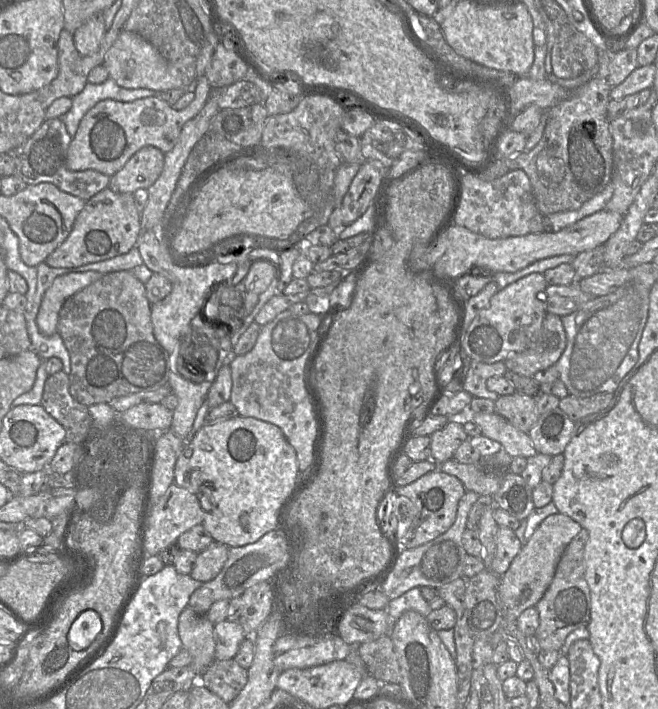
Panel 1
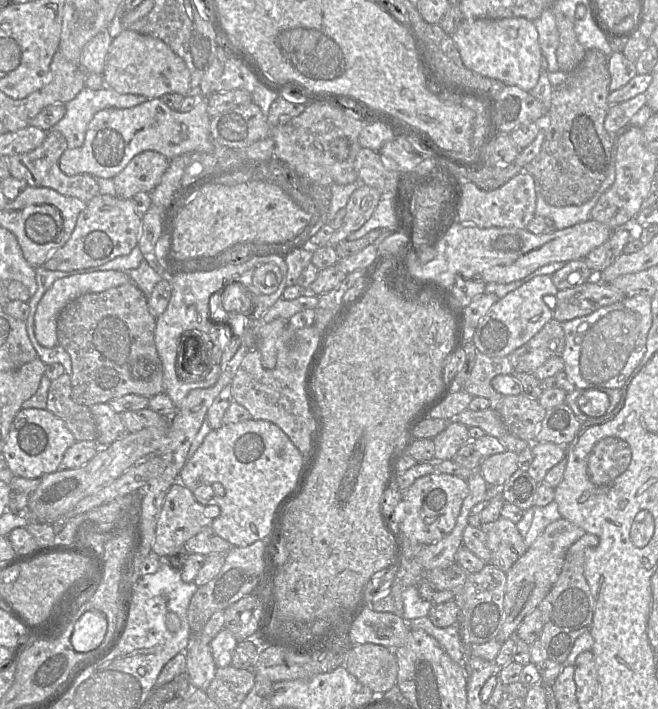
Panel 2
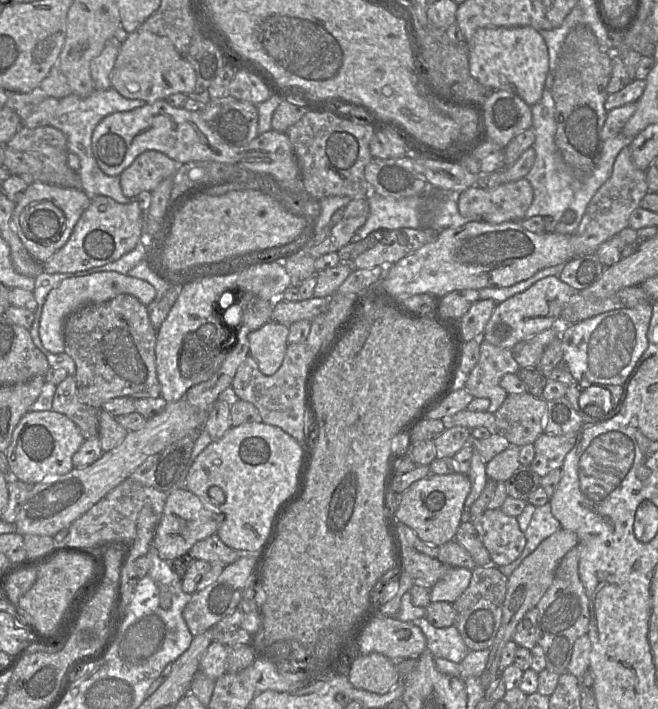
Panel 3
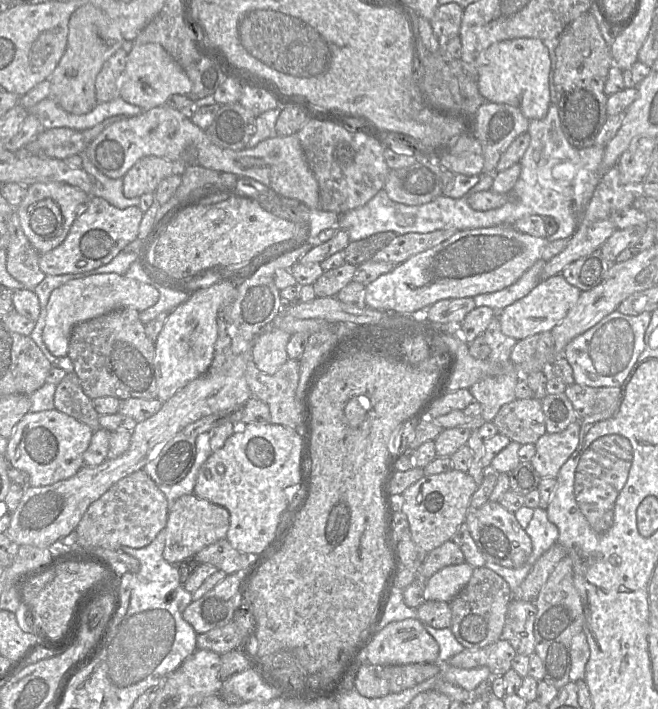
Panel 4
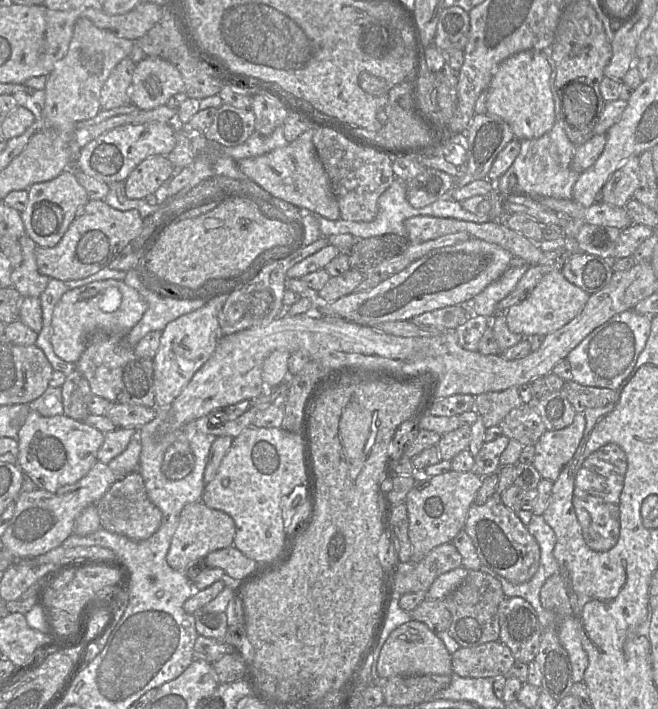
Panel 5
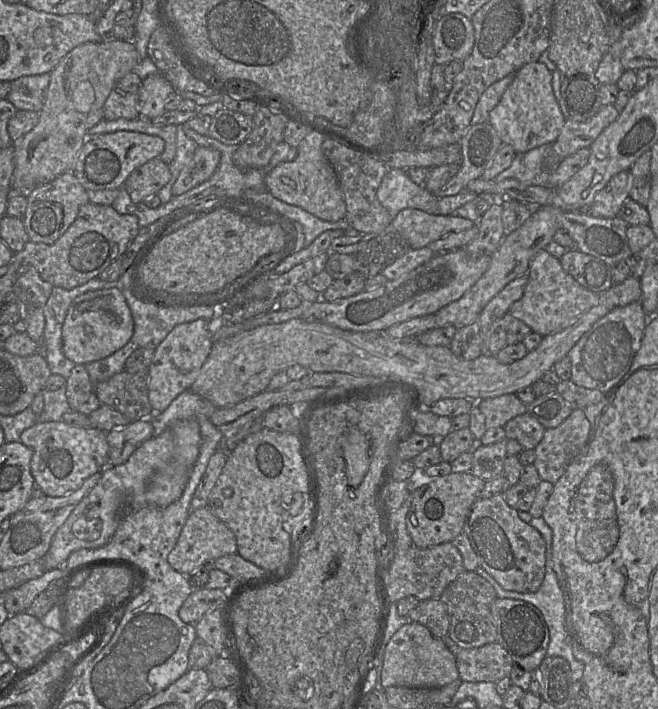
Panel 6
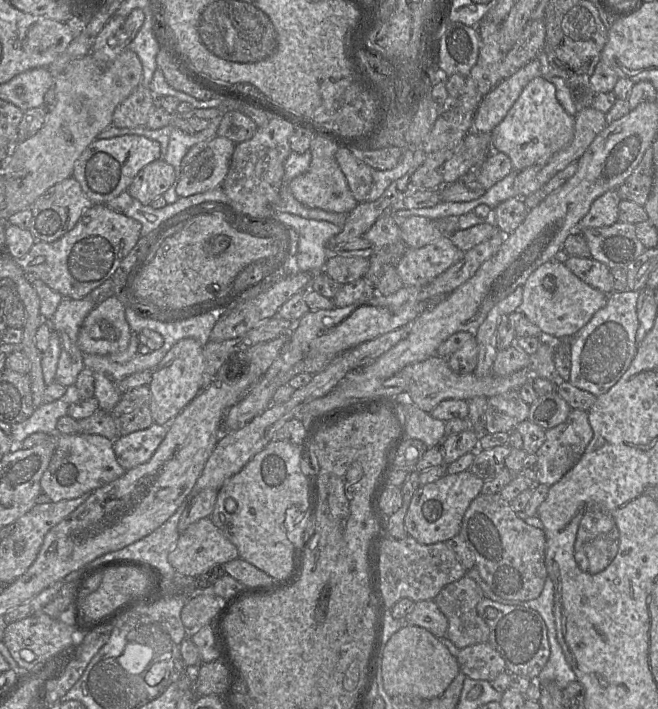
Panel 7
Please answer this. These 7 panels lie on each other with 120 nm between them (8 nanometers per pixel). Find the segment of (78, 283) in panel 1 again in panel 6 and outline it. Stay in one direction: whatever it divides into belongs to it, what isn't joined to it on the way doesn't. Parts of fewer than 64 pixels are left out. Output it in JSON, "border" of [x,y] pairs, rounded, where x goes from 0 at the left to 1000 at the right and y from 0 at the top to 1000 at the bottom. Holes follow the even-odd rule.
{"border":[[[178,405],[131,412],[119,417],[102,440],[94,460],[96,498],[116,515],[155,508],[201,477],[204,456],[187,412]]]}

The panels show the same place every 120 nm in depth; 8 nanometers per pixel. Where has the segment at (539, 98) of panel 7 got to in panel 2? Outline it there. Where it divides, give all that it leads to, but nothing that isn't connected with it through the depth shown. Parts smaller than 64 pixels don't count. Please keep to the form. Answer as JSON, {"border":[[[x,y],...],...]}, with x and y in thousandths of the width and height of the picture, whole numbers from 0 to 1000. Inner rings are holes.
{"border":[[[793,24],[764,27],[705,27],[685,49],[711,97],[743,110],[763,114],[769,121],[787,121],[805,130],[818,117],[824,97],[824,71],[818,42],[810,30]]]}

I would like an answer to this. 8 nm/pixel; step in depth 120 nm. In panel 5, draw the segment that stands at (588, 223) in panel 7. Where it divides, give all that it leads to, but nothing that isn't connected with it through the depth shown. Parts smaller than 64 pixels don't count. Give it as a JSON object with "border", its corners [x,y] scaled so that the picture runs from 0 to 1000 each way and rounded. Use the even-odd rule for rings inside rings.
{"border":[[[971,220],[953,224],[916,262],[910,283],[948,292],[962,279],[971,260]]]}

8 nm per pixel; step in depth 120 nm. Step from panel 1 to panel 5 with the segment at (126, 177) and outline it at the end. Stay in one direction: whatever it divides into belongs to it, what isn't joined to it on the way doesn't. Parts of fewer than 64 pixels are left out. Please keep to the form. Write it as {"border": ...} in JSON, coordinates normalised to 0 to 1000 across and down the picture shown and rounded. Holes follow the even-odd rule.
{"border":[[[236,219],[213,228],[190,254],[190,274],[196,281],[219,281],[236,274],[243,262],[261,252],[264,234],[249,219]]]}

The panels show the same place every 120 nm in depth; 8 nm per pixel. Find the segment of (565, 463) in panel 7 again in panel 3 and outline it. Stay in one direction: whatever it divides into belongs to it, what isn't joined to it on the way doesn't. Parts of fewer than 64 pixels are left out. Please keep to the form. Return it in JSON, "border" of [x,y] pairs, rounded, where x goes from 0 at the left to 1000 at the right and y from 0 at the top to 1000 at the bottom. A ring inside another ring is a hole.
{"border":[[[822,612],[810,625],[813,645],[805,659],[821,673],[834,666],[854,660],[860,642],[871,632],[875,612],[857,615]]]}

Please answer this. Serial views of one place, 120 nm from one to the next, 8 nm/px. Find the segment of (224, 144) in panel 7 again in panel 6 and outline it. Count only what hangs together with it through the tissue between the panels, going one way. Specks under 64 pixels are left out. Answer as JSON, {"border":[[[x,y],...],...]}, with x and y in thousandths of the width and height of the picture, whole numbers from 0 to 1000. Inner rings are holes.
{"border":[[[299,207],[290,227],[275,240],[261,265],[263,276],[272,276],[318,252],[334,228],[334,214],[324,209]]]}

